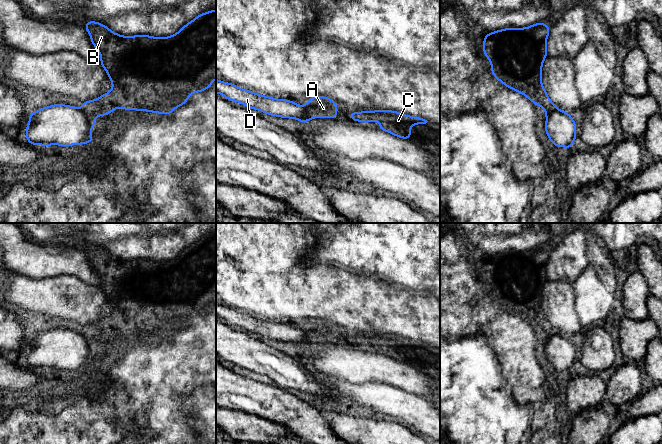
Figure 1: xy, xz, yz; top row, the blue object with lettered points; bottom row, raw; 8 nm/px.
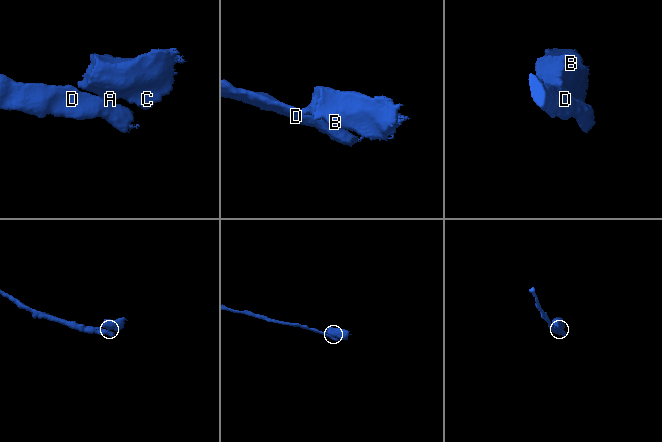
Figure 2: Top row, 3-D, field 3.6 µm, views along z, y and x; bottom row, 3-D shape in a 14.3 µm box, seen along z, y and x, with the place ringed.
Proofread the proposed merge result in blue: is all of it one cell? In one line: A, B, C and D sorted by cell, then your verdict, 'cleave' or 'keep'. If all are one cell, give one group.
A B C / D; cleave

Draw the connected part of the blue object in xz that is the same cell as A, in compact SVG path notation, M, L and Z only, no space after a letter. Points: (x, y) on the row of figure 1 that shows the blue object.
M314 96L305 104L306 114L309 119L315 118L333 118L338 114L338 105L332 99L326 96Z

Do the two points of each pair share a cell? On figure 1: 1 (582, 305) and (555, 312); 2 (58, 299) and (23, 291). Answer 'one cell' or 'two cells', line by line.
1: two cells
2: one cell

